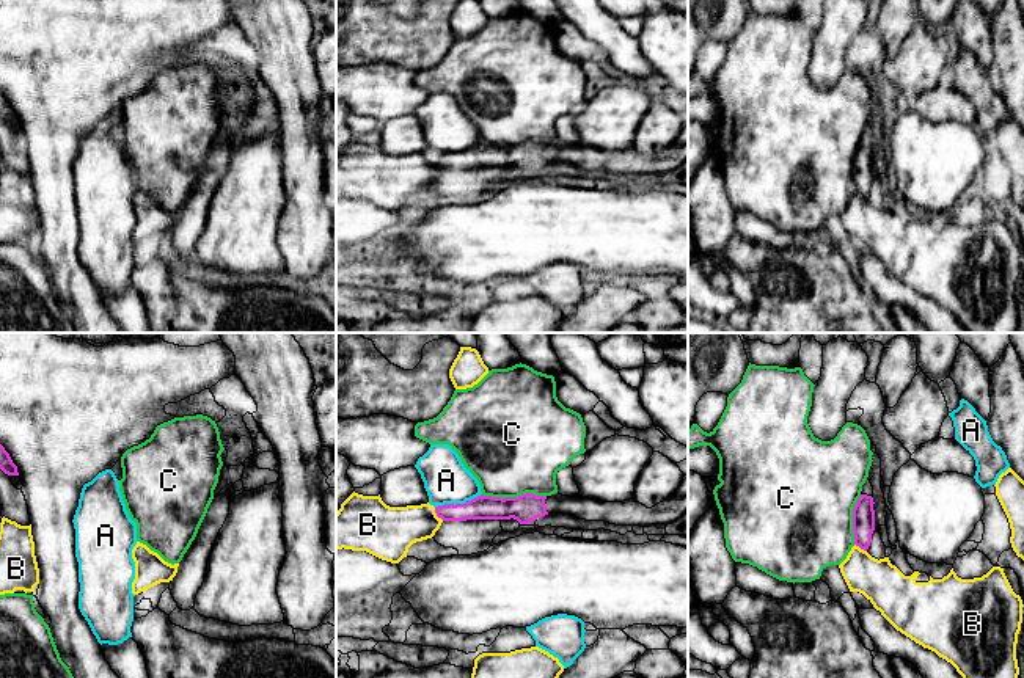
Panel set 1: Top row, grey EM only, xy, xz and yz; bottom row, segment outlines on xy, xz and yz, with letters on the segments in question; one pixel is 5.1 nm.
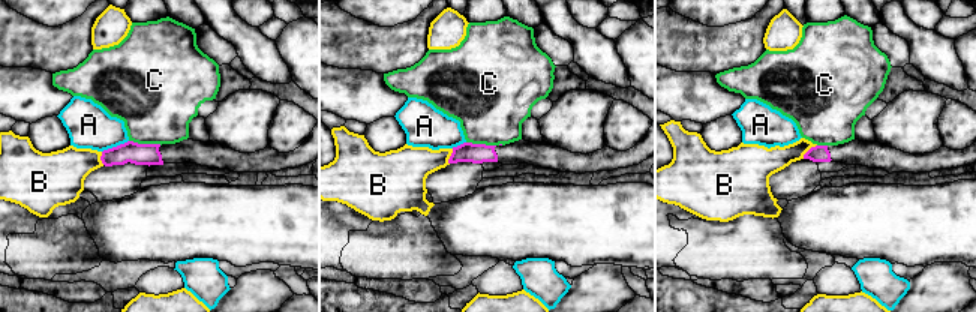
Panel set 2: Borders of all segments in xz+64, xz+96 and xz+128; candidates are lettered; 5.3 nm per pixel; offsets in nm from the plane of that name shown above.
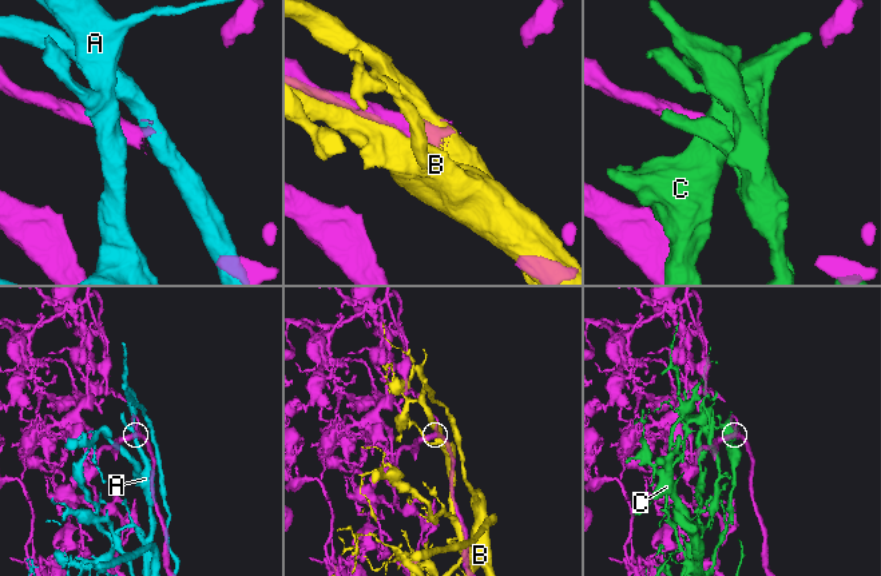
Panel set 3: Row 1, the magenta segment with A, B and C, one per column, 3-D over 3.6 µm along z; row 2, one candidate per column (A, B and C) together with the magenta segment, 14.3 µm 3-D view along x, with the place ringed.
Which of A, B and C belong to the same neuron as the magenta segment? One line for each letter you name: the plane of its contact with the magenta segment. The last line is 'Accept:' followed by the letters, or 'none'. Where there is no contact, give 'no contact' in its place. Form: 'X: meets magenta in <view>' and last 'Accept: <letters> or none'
Accept: none

